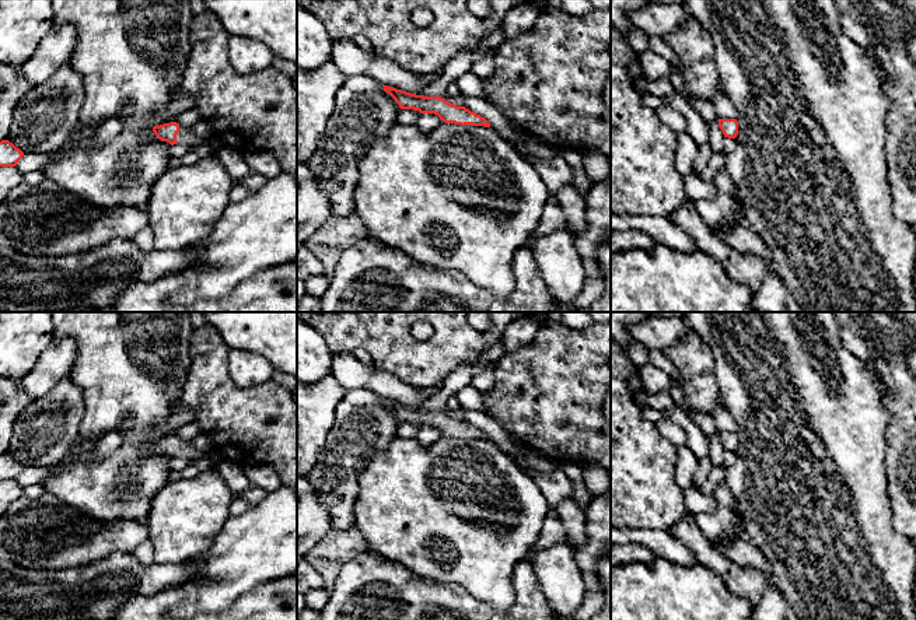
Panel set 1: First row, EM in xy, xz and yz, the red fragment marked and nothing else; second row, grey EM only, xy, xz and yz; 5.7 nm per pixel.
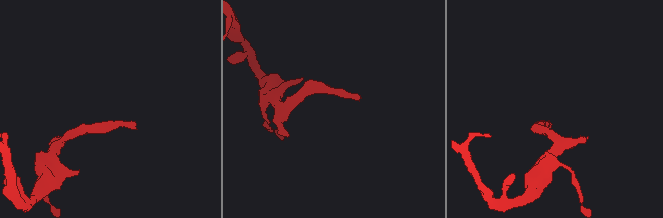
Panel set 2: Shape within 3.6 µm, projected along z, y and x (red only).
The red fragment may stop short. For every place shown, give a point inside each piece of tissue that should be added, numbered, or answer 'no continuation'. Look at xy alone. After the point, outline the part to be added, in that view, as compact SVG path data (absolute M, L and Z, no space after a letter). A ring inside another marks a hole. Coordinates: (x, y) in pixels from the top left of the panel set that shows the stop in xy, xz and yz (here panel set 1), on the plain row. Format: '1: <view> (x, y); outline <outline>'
1: xy (185, 449); outline M179 438L179 445L176 448L176 456L188 459L188 460L197 460L203 456L203 453L199 452L193 446L192 441L183 441L183 439Z

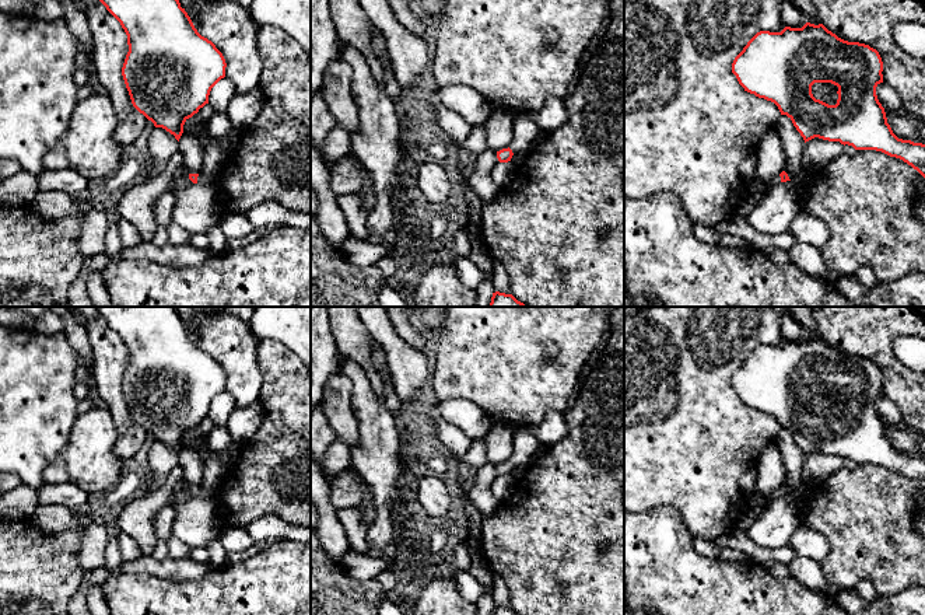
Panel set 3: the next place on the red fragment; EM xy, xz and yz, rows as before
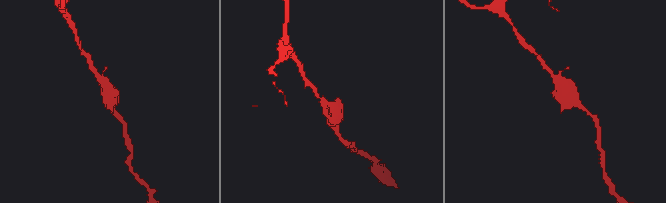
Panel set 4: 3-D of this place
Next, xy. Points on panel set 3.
1: xy (212, 495); outline M199 488L197 497L206 499L218 507L218 488L211 489Z

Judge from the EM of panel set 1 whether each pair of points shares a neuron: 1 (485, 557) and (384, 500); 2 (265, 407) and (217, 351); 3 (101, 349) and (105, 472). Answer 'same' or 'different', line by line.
1: same
2: same
3: same

